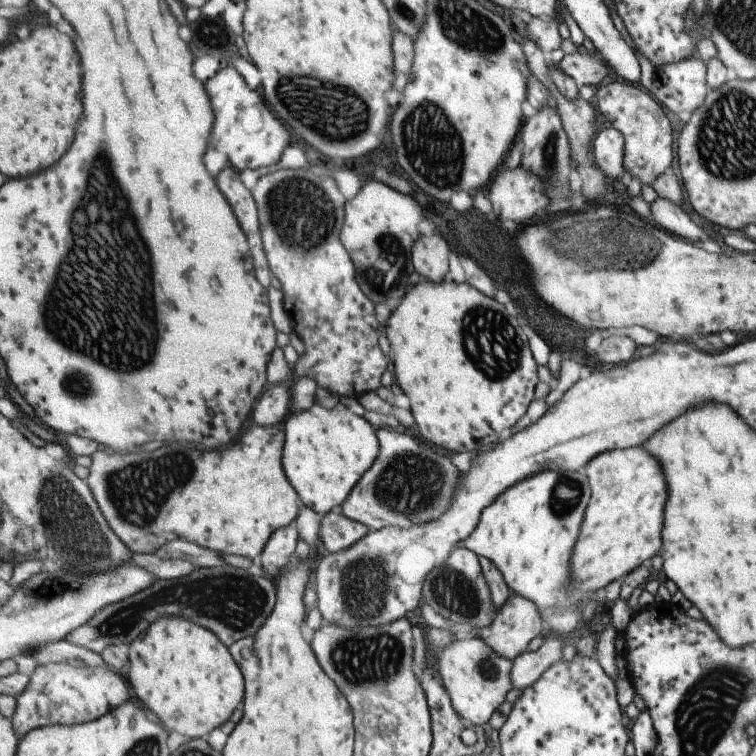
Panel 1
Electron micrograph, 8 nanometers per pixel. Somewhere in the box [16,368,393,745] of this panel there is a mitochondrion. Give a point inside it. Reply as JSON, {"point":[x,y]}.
{"point":[237,602]}

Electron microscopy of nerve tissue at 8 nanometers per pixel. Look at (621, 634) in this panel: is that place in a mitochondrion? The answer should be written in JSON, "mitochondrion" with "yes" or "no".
{"mitochondrion":"no"}

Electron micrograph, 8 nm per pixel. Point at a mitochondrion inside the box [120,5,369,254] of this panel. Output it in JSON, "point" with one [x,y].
{"point":[219,38]}

